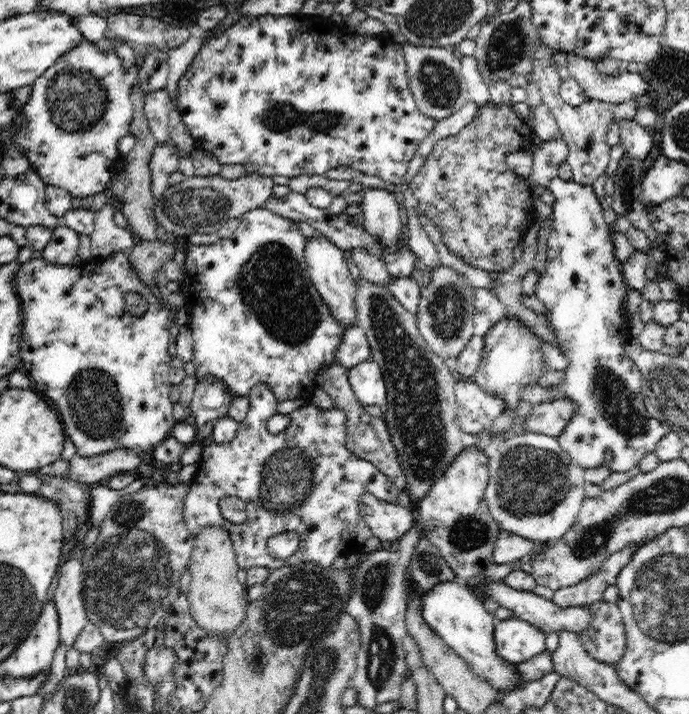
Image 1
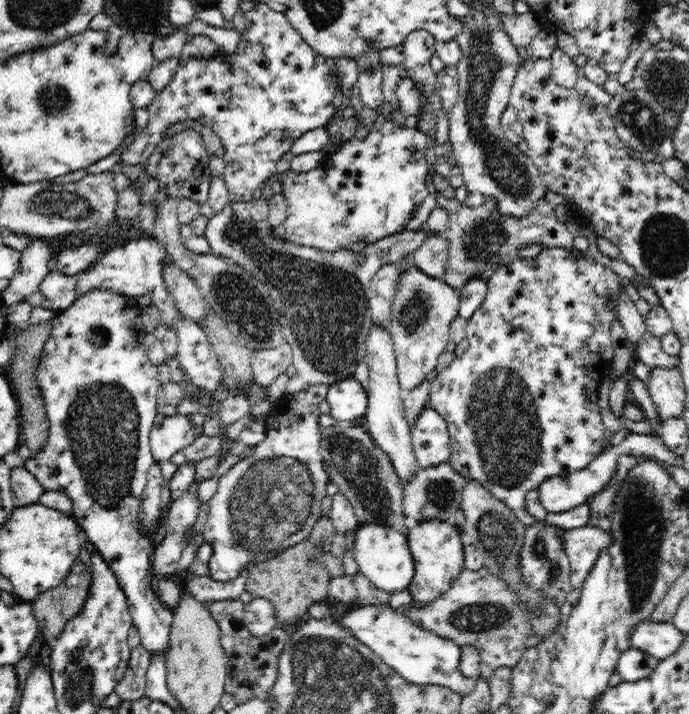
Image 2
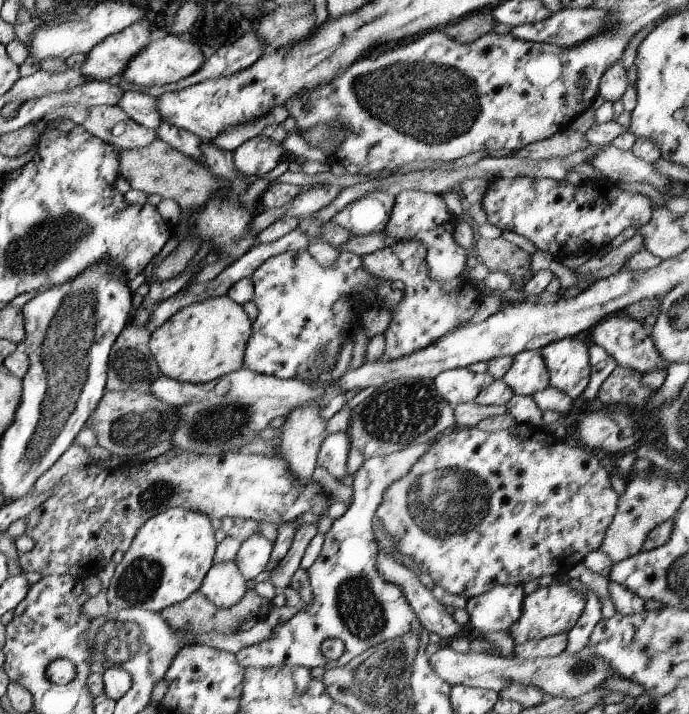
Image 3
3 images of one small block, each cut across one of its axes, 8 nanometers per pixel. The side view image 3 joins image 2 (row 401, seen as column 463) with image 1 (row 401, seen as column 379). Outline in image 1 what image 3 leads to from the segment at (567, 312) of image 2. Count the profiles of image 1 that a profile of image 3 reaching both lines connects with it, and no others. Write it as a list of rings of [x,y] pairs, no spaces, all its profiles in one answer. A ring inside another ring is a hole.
[[[504,316],[482,337],[483,349],[478,366],[470,378],[490,396],[503,400],[503,412],[514,412],[520,406],[522,392],[550,372],[551,367],[542,353],[542,340],[518,318]]]

